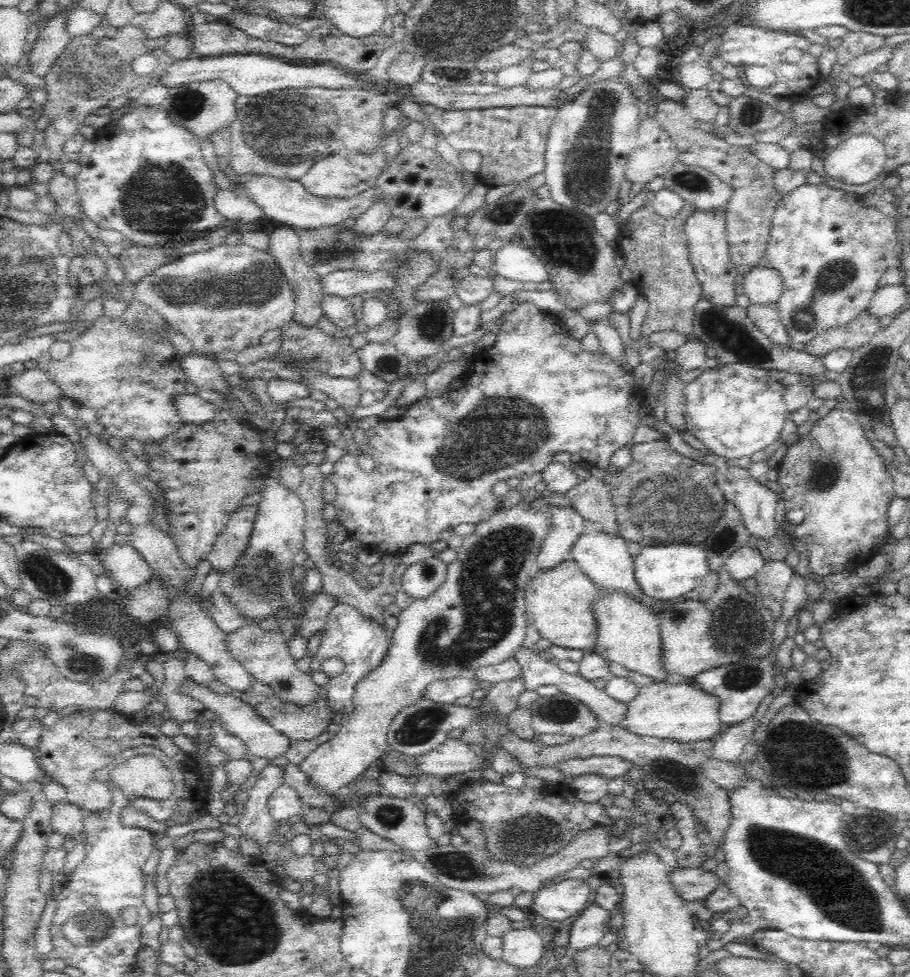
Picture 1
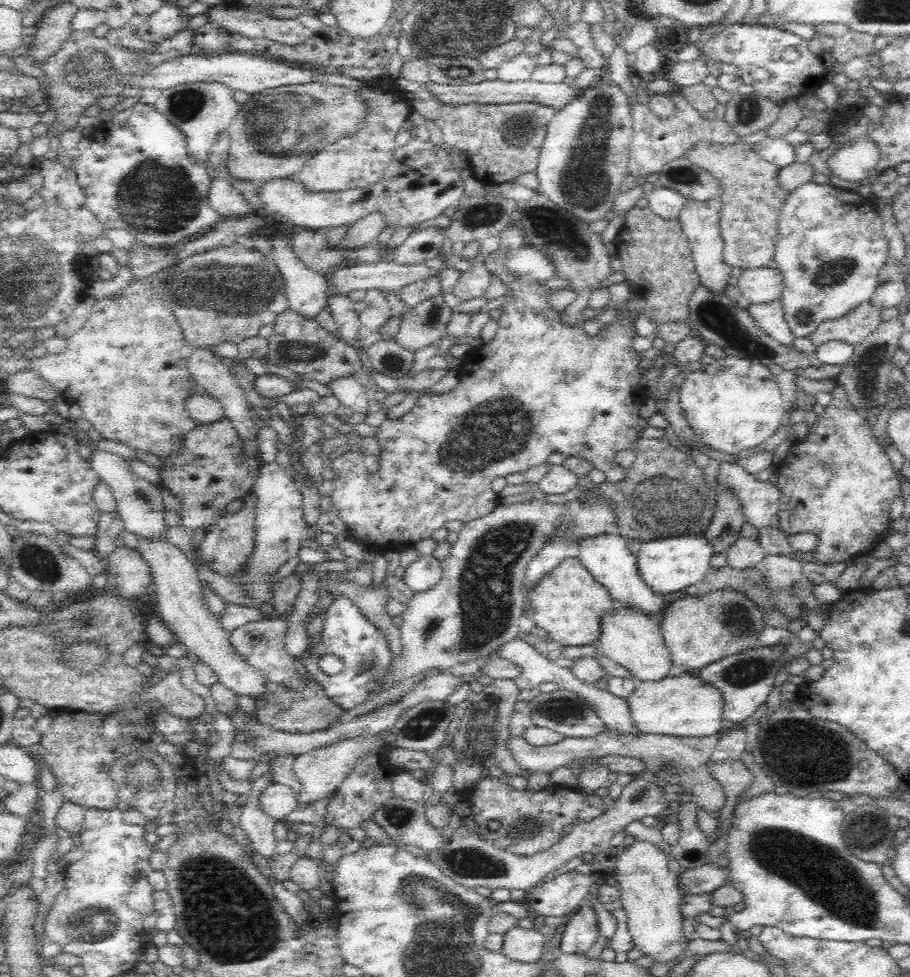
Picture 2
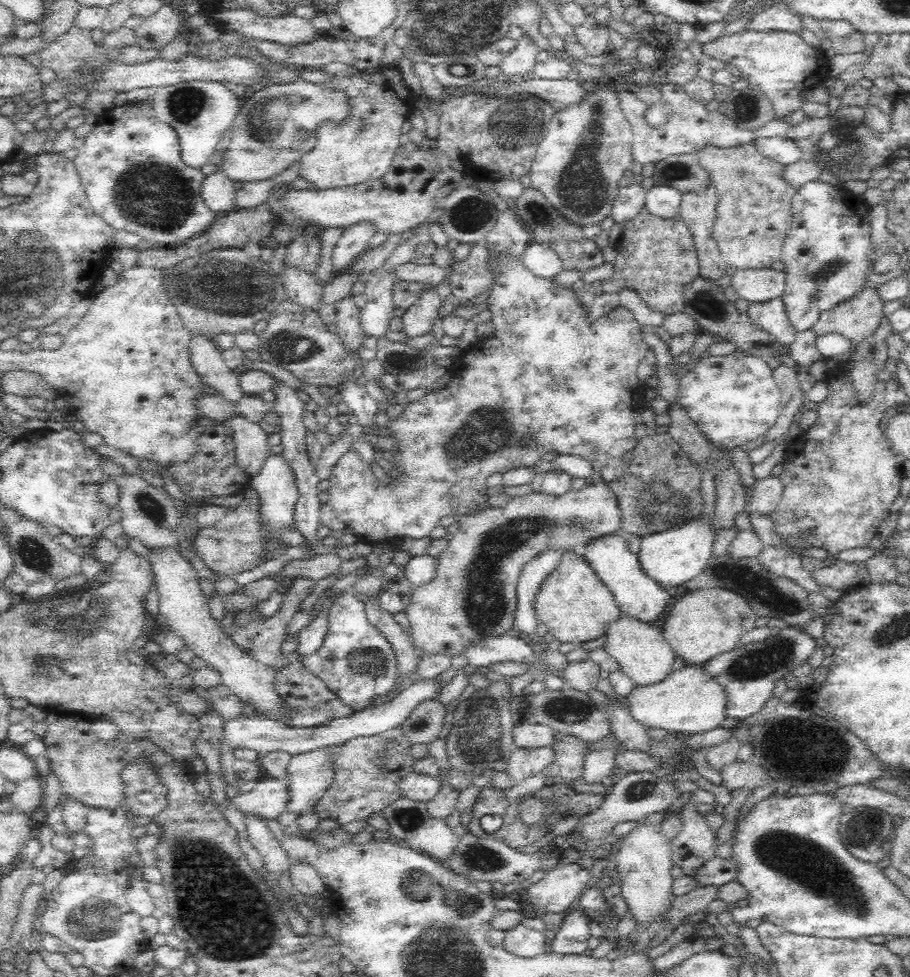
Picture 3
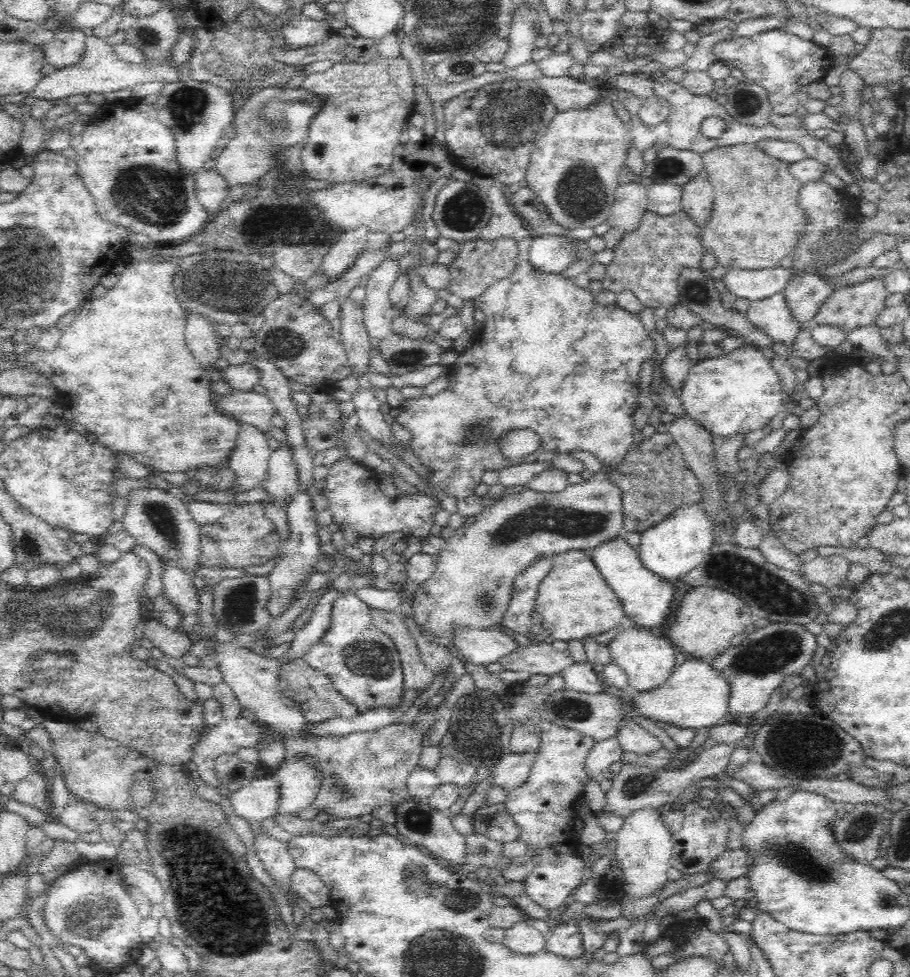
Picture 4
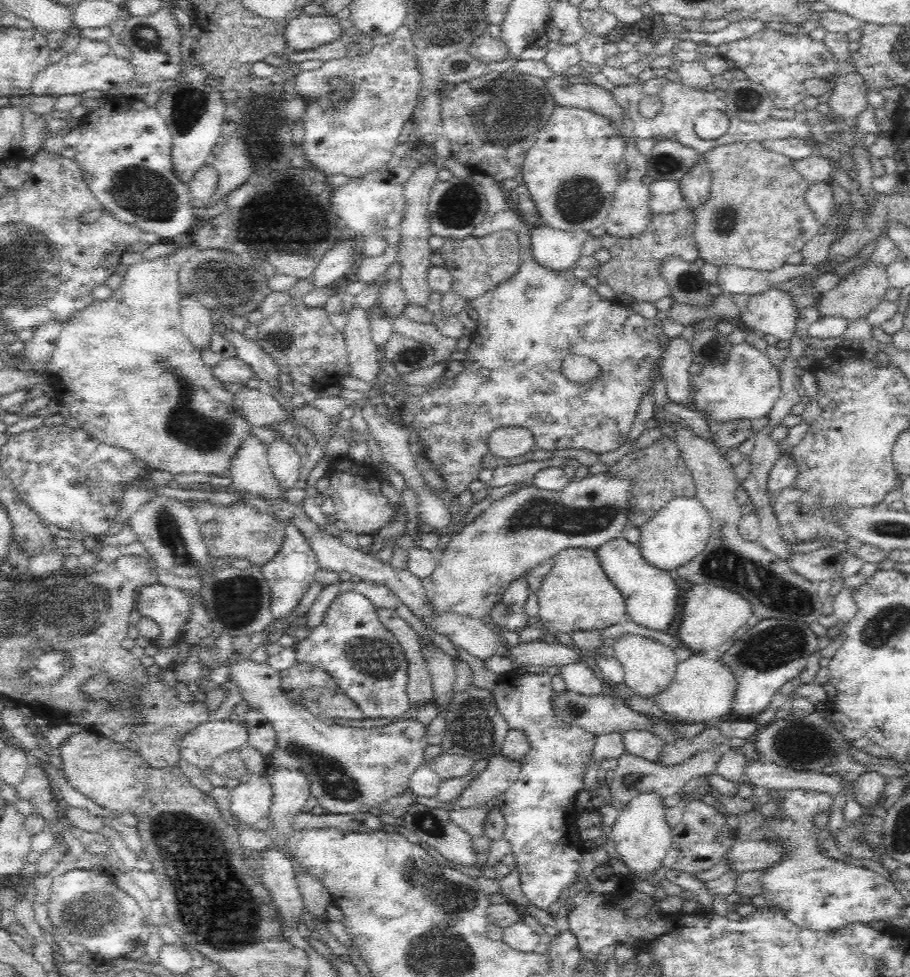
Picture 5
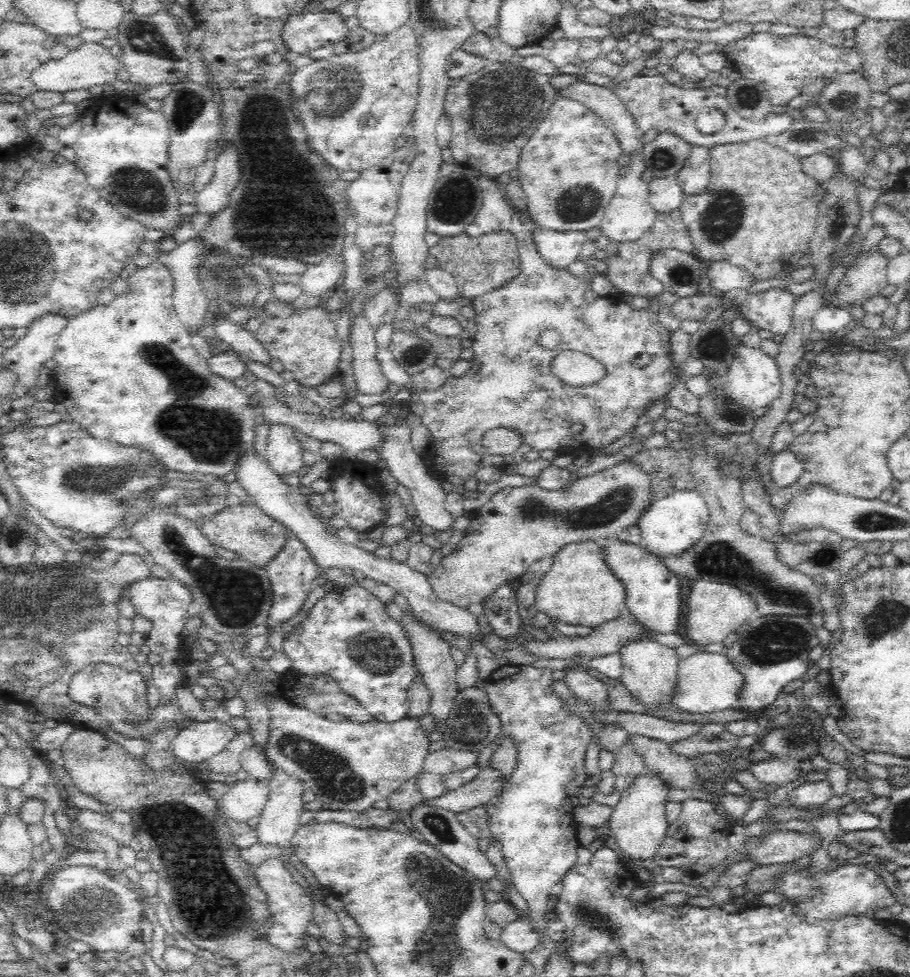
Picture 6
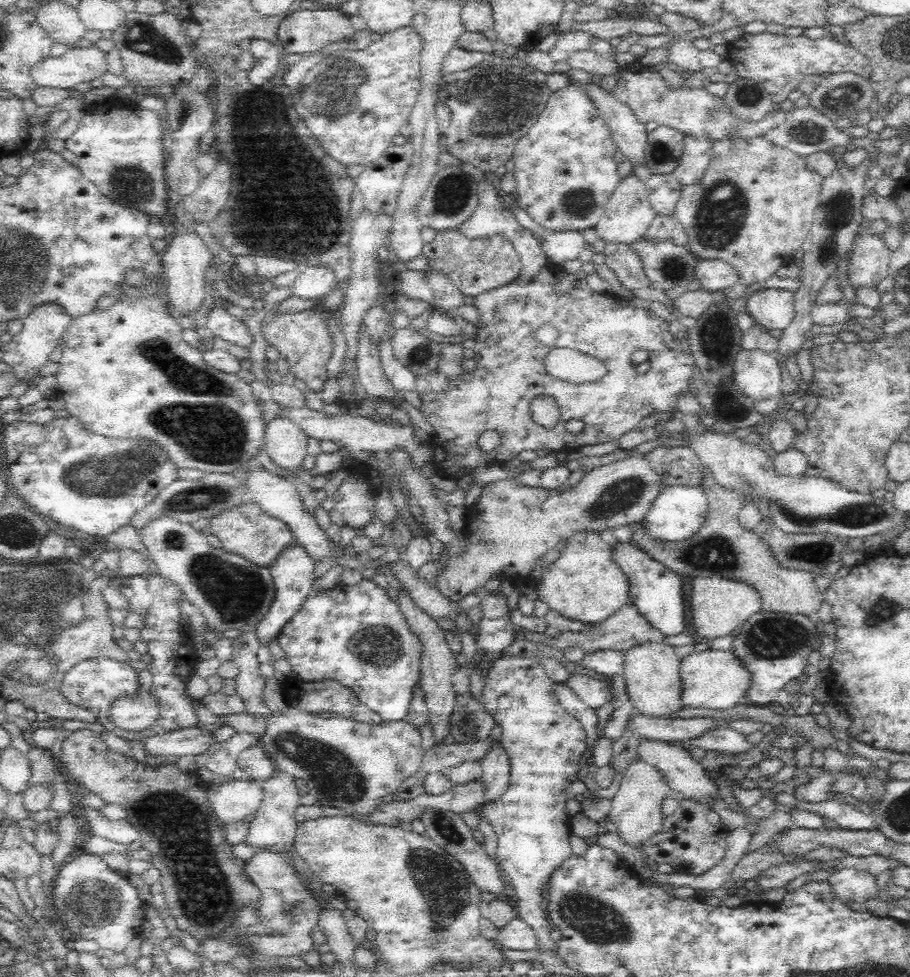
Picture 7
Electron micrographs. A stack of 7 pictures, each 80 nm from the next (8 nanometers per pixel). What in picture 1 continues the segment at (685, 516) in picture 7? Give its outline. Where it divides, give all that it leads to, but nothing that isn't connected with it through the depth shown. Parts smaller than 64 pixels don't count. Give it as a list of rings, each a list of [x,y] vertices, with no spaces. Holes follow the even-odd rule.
[[[682,541],[678,544],[656,544],[642,547],[642,551],[635,557],[635,575],[648,599],[653,601],[668,601],[678,596],[686,596],[710,571],[708,552],[704,550],[704,544],[692,544],[692,541]]]

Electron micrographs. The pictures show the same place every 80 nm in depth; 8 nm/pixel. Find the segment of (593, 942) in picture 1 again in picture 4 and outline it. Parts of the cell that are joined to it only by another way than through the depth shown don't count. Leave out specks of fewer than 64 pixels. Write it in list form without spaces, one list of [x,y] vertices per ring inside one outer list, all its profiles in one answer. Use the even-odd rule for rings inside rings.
[[[575,920],[558,924],[554,932],[547,935],[546,940],[545,950],[562,959],[574,961],[584,954],[582,934],[577,930]]]

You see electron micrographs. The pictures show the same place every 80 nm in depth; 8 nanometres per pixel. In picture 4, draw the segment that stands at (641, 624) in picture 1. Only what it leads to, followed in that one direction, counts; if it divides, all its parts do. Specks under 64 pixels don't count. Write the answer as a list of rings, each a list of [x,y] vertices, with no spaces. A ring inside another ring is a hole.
[[[616,627],[615,630],[618,633],[608,644],[611,660],[626,673],[631,693],[650,692],[660,688],[676,666],[675,654],[678,650],[675,646],[665,636],[657,636],[652,629]]]

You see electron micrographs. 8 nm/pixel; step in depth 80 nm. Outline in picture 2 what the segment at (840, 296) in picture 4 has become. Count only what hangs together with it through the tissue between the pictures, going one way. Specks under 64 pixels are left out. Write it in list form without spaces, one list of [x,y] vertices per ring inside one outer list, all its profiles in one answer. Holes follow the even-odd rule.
[[[866,299],[839,317],[820,321],[816,330],[809,334],[809,338],[816,347],[832,339],[842,339],[856,346],[879,327],[881,314],[880,307],[872,303],[871,299]]]

